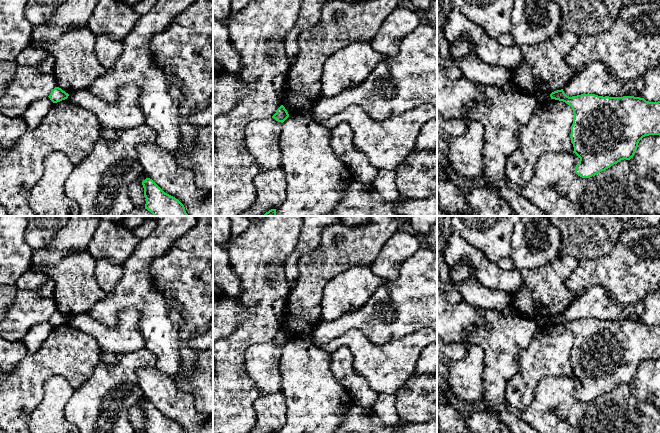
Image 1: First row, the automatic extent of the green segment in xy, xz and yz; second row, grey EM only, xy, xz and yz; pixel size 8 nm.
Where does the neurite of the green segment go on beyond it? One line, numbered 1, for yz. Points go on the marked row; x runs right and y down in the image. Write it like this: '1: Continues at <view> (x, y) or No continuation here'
1: No continuation here

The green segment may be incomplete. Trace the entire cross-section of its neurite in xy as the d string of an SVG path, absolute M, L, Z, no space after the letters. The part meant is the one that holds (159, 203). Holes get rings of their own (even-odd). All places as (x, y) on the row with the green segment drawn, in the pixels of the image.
M146 178L142 185L146 198L145 209L154 216L188 216L184 205L165 193L152 179Z

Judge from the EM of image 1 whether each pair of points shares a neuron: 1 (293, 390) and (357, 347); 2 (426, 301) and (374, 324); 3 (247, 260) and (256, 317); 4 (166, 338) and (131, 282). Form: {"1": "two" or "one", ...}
{"1": "two", "2": "one", "3": "one", "4": "one"}

